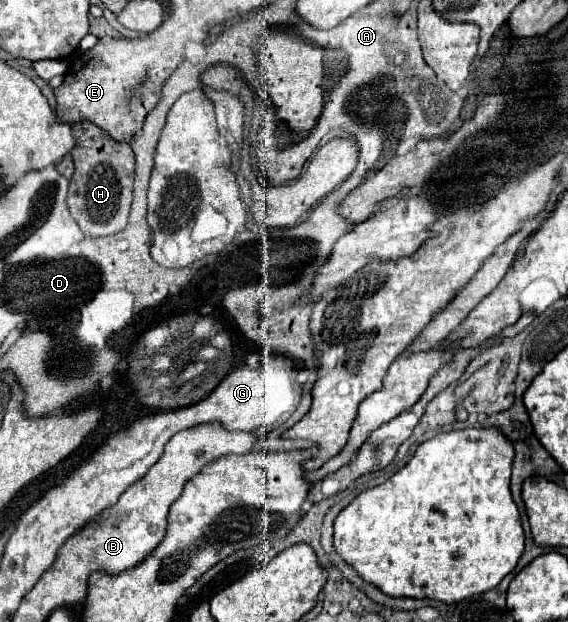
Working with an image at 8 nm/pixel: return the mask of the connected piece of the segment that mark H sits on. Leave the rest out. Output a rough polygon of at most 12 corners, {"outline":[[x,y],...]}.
{"outline":[[72,125],[68,209],[84,235],[126,227],[132,147]]}

